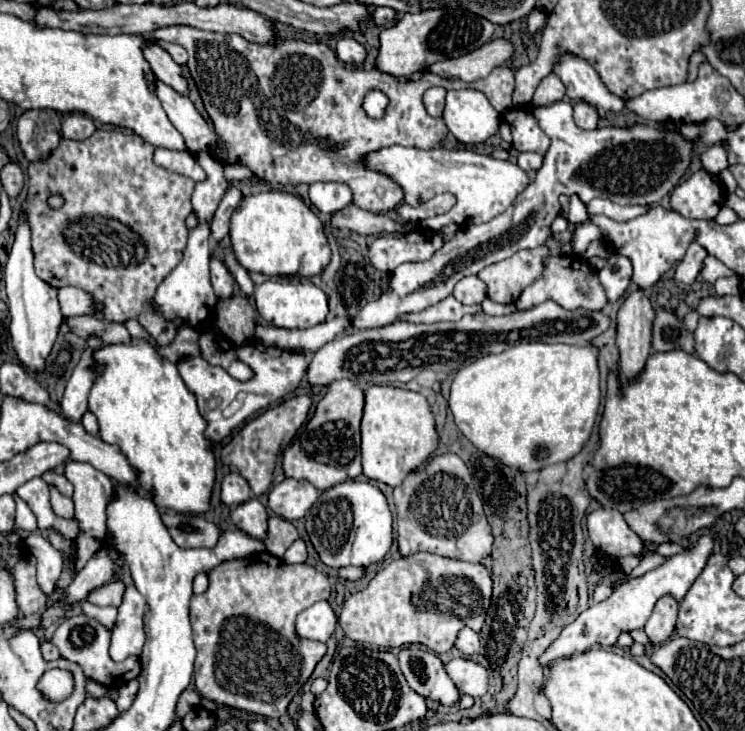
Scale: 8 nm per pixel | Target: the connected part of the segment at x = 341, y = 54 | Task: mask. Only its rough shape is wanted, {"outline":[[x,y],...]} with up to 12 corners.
{"outline":[[350,37],[336,43],[336,55],[346,63],[364,63],[366,49]]}

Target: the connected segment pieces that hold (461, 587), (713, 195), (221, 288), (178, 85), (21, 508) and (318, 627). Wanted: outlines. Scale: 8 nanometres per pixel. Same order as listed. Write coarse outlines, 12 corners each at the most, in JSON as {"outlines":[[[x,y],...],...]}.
{"outlines":[[[400,557],[344,601],[372,649],[454,647],[492,597],[482,563]],[[700,169],[674,189],[684,217],[714,219],[724,203],[716,175]],[[210,257],[214,295],[230,297],[234,277],[226,265]],[[160,45],[142,53],[156,79],[188,95],[180,65]],[[18,495],[16,527],[22,531],[36,531],[36,517]],[[318,601],[296,619],[300,637],[328,641],[336,615],[328,601]]]}

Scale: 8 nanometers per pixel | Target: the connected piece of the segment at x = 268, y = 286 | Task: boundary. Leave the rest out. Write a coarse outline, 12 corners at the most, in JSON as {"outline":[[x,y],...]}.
{"outline":[[308,279],[254,287],[258,315],[274,327],[306,329],[328,315]]}

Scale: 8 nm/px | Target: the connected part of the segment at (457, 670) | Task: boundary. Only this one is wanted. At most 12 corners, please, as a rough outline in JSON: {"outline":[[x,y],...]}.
{"outline":[[452,659],[446,673],[460,693],[482,697],[488,671],[476,661]]}

